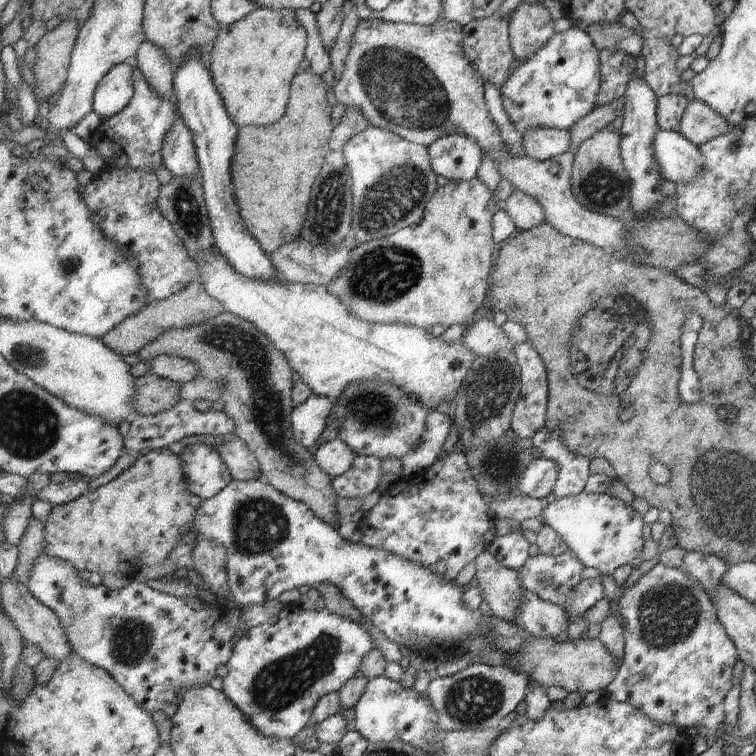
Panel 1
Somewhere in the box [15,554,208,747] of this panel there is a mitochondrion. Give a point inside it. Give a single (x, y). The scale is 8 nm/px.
(131, 640)

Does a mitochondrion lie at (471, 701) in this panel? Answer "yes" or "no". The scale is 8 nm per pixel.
yes

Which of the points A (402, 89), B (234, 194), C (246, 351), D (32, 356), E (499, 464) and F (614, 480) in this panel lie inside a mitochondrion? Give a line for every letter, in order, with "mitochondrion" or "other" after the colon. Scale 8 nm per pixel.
A: mitochondrion
B: other
C: mitochondrion
D: mitochondrion
E: mitochondrion
F: other

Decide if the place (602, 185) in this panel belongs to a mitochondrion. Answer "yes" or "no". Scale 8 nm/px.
yes

